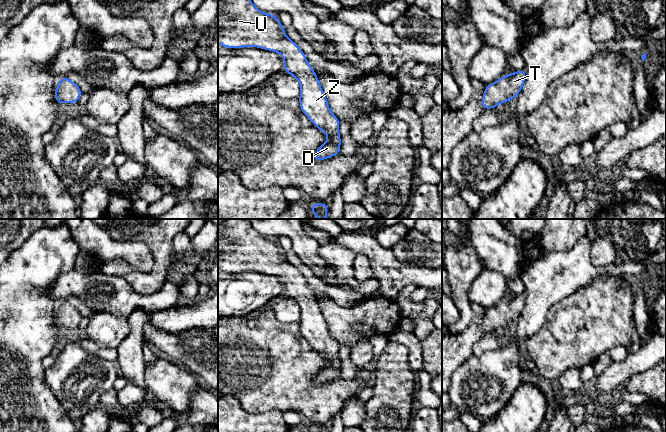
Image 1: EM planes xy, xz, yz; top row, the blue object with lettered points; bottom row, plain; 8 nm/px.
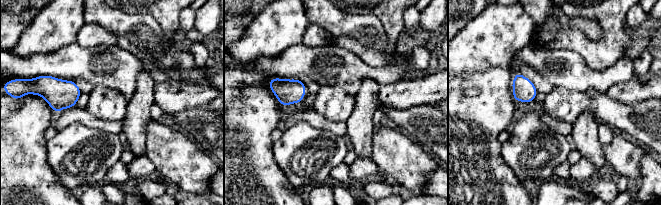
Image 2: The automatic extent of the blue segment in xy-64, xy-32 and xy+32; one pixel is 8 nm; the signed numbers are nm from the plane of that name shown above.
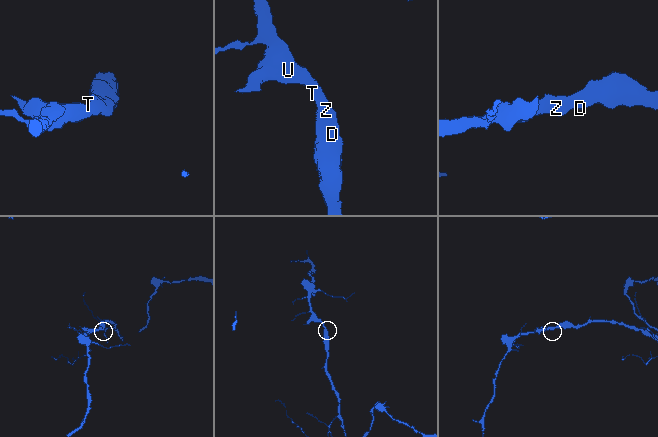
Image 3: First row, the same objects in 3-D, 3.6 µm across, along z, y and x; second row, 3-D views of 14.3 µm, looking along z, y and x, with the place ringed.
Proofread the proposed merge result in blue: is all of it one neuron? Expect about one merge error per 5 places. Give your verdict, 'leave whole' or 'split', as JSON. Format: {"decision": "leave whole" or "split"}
{"decision": "leave whole"}

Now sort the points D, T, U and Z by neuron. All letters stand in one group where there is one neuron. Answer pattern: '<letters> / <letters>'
D T U Z

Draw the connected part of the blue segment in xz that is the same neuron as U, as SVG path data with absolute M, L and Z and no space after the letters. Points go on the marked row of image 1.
M218 0L218 44L231 49L257 47L281 54L284 73L294 76L300 84L301 111L327 135L327 141L316 150L314 160L325 160L340 153L340 120L330 111L306 54L287 37L275 15L260 11L251 0Z

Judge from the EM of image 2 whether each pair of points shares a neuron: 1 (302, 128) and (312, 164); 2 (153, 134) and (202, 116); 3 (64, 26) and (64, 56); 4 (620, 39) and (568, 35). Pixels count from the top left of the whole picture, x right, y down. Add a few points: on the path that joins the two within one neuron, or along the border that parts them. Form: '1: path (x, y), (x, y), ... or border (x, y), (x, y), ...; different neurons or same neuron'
1: path (302, 137), (302, 148), (306, 155); same neuron
2: border (175, 126), (193, 141); different neurons
3: border (75, 42), (42, 54); different neurons
4: path (607, 45), (581, 44); same neuron

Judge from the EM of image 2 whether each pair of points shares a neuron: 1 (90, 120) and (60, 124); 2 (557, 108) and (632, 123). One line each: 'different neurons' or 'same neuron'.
1: same neuron
2: same neuron

